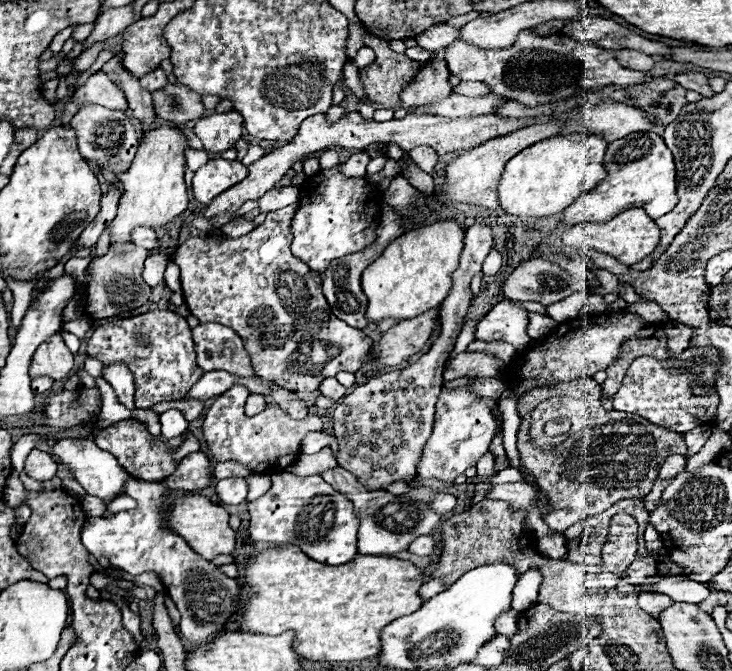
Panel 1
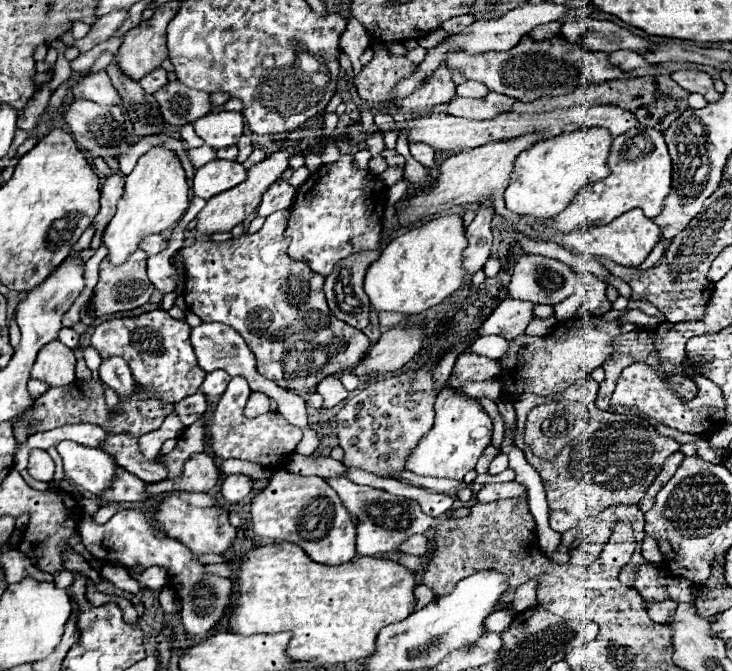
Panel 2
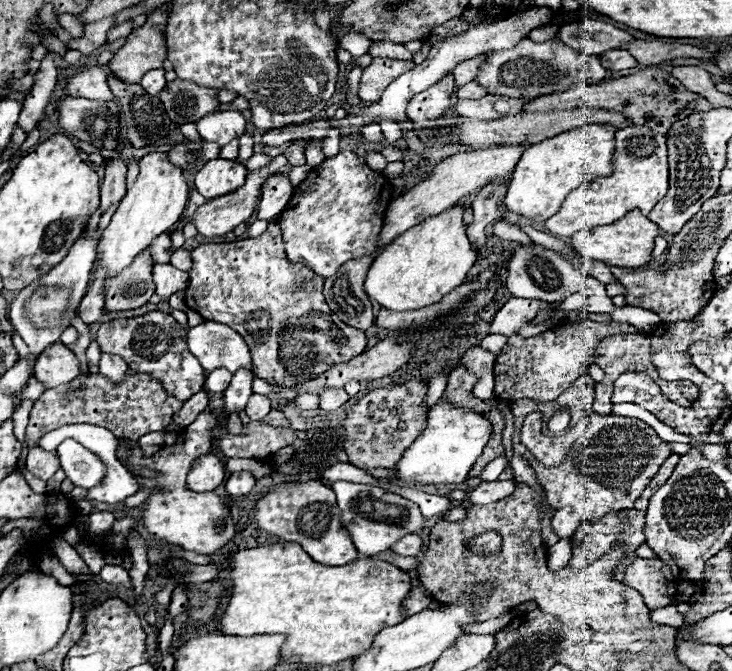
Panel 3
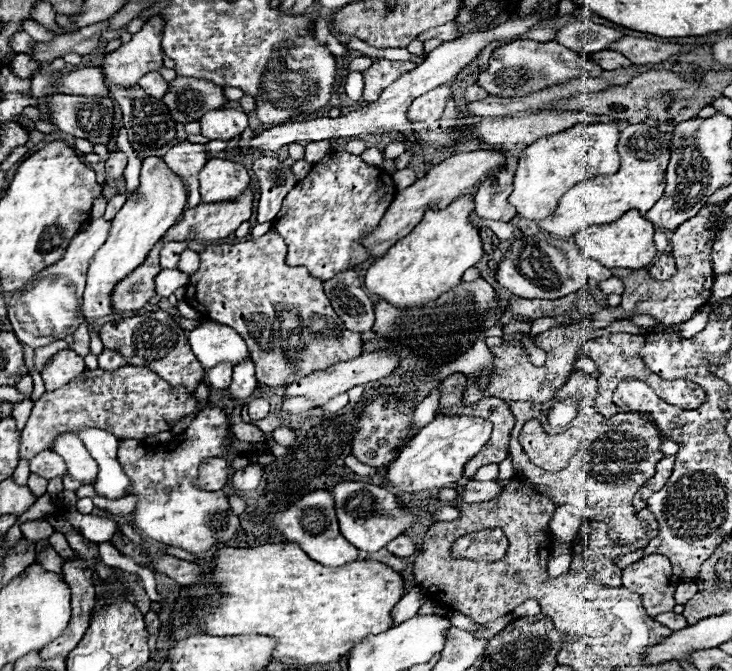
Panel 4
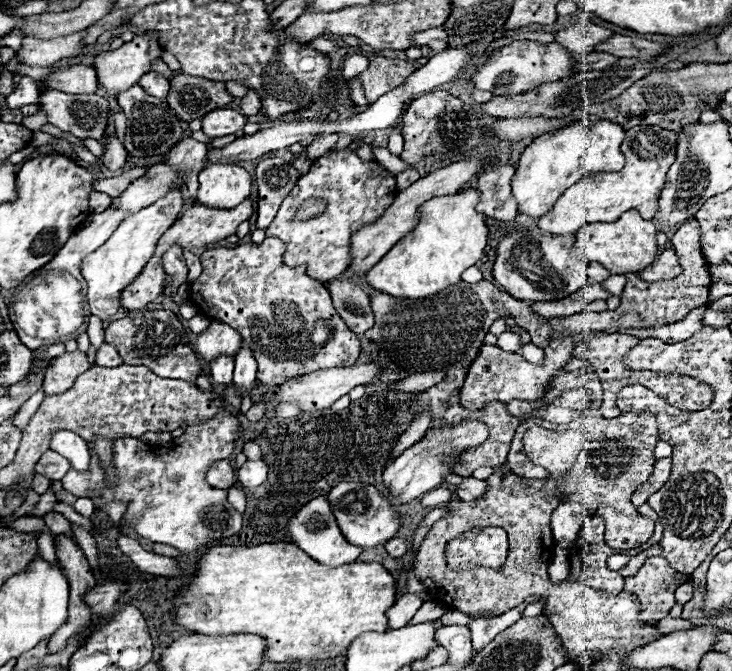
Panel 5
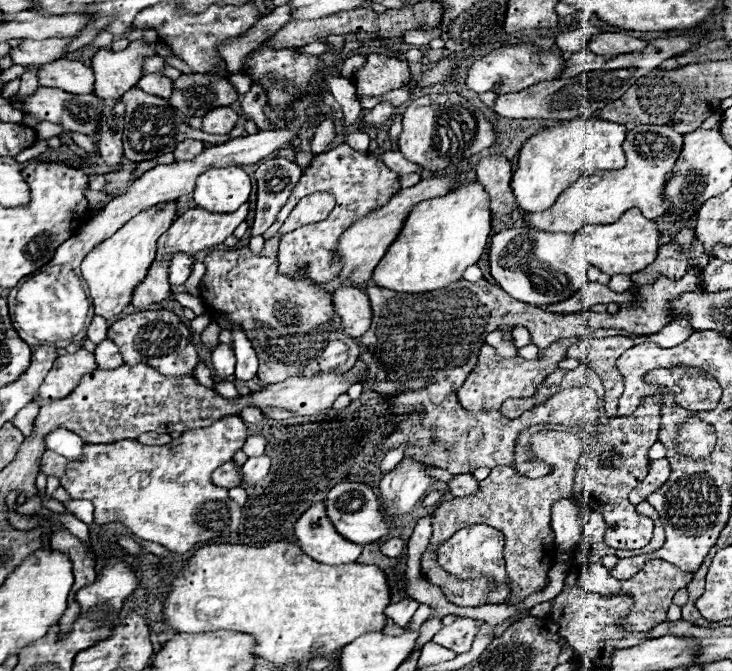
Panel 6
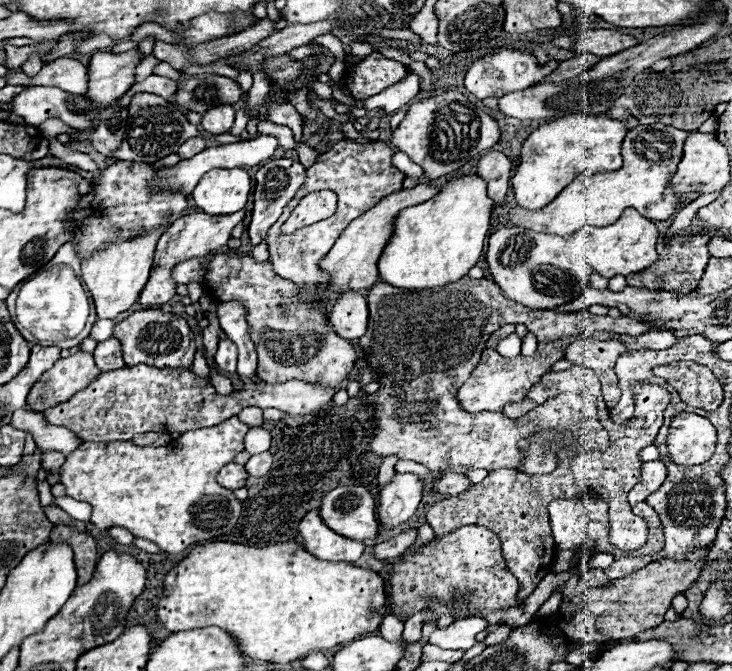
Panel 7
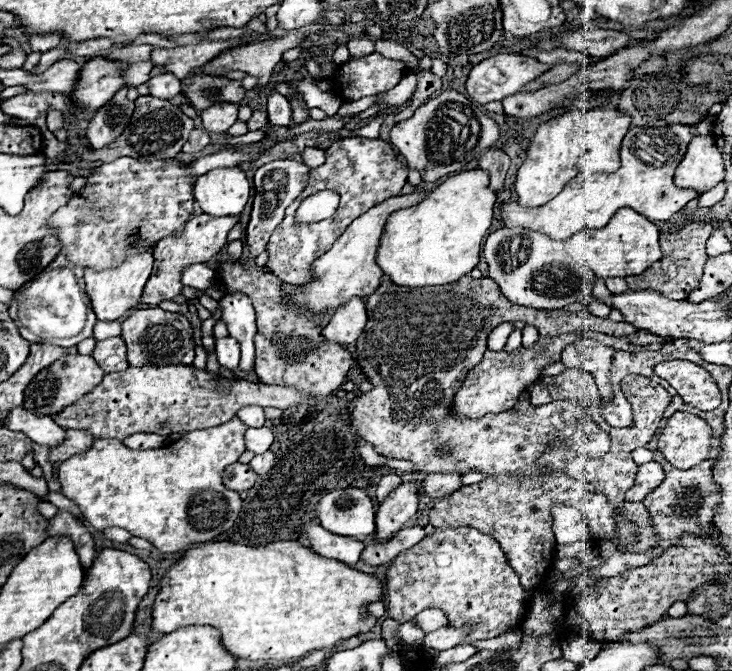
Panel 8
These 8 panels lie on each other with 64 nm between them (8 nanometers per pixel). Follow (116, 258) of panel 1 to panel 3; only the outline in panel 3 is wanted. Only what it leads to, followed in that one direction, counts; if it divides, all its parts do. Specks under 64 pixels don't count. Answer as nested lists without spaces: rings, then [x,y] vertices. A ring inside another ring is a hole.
[[[142,252],[132,266],[122,270],[118,276],[106,280],[106,312],[136,310],[144,306],[154,294],[152,270],[152,256],[148,252]]]

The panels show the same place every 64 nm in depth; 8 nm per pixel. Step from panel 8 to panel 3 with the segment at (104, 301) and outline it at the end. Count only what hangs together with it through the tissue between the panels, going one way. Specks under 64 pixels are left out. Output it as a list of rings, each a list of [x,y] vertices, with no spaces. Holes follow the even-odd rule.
[[[154,152],[146,154],[140,160],[140,174],[134,182],[134,186],[126,192],[122,198],[116,214],[112,216],[112,222],[102,232],[102,240],[98,244],[98,262],[94,266],[94,278],[88,286],[86,296],[82,298],[78,306],[78,316],[86,322],[98,322],[104,312],[104,280],[110,276],[116,276],[122,272],[122,268],[128,268],[138,254],[142,254],[150,240],[154,236],[168,232],[180,218],[188,202],[188,184],[184,180],[184,174],[180,168],[172,166],[168,162],[166,152]]]

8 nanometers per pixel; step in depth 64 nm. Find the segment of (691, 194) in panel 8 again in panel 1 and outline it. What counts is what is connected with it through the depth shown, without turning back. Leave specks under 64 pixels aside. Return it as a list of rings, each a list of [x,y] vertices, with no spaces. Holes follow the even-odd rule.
[[[634,132],[626,138],[610,142],[606,148],[604,168],[608,170],[608,176],[596,184],[592,192],[584,192],[562,212],[562,224],[566,228],[572,228],[580,222],[606,222],[630,208],[644,208],[646,214],[656,220],[674,208],[676,166],[662,136],[654,132]]]

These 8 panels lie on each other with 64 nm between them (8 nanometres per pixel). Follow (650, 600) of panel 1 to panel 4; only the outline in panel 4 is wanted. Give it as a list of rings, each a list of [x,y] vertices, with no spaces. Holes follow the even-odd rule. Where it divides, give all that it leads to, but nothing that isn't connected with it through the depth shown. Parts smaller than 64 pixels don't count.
[[[666,612],[666,614],[660,614],[656,616],[656,622],[660,622],[662,626],[670,628],[670,630],[678,630],[678,628],[686,628],[686,620],[682,614],[674,614],[674,612]]]

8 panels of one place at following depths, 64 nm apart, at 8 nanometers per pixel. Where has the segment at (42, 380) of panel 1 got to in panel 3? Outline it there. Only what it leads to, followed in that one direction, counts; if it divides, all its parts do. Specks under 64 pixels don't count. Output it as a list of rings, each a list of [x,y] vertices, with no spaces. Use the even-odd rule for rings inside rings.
[[[31,376],[28,381],[27,387],[23,392],[18,394],[18,398],[21,400],[31,399],[37,400],[40,395],[46,390],[46,387],[39,382],[34,376]]]

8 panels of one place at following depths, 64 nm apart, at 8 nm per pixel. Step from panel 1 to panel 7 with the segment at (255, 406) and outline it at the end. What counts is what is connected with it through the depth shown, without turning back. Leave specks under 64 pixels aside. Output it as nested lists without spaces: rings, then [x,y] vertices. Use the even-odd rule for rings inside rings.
[[[244,408],[244,410],[238,414],[238,418],[240,418],[244,424],[248,424],[248,426],[262,426],[262,422],[264,422],[260,408]]]

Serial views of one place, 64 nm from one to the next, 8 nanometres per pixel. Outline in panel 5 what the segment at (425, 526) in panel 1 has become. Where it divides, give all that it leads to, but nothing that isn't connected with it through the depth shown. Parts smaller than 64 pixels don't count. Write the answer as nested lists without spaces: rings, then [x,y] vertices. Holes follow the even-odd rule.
[[[340,482],[334,486],[328,494],[328,502],[332,506],[332,514],[338,522],[338,528],[342,530],[344,538],[350,544],[362,546],[362,548],[376,548],[384,546],[400,528],[398,514],[390,508],[386,496],[378,492],[378,488],[364,484],[364,482]]]

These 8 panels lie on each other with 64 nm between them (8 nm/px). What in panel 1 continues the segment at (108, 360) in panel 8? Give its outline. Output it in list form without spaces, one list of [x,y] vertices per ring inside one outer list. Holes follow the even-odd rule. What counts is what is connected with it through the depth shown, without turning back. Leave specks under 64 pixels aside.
[[[118,362],[104,366],[102,376],[114,388],[118,402],[124,404],[128,410],[134,410],[136,408],[134,406],[134,378],[132,378],[132,372],[124,366],[126,364],[118,364]]]

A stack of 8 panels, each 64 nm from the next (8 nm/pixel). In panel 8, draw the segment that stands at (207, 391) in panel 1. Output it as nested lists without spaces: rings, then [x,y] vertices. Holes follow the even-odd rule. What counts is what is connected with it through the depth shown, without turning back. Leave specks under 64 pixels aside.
[[[230,336],[218,338],[218,340],[216,340],[216,354],[218,354],[220,366],[224,366],[224,368],[228,368],[228,370],[238,368],[240,348],[238,348],[238,342],[236,342],[234,338],[230,338]]]

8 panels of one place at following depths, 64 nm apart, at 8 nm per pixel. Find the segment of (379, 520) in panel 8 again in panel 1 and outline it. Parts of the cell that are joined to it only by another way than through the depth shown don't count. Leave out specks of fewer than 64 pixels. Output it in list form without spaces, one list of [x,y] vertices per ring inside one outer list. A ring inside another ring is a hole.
[[[442,388],[436,404],[436,420],[432,428],[432,436],[426,440],[420,460],[416,464],[418,476],[422,478],[440,478],[446,482],[456,480],[460,474],[464,474],[466,468],[474,466],[482,454],[488,452],[492,436],[498,432],[500,424],[492,414],[492,408],[496,408],[496,400],[476,398],[466,388],[448,390]]]

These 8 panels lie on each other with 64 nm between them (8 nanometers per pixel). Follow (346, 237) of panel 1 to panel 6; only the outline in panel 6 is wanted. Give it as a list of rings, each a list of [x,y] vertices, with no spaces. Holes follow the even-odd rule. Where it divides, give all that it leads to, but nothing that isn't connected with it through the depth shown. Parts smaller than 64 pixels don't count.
[[[340,144],[336,148],[332,148],[330,152],[318,154],[314,156],[312,164],[304,170],[298,188],[292,190],[292,196],[288,198],[288,202],[282,206],[276,222],[264,232],[264,238],[274,238],[274,234],[278,234],[280,226],[284,224],[284,220],[288,218],[288,214],[292,212],[292,208],[298,204],[300,198],[312,194],[312,192],[330,192],[336,198],[336,206],[330,212],[330,216],[322,222],[316,224],[306,224],[302,228],[296,228],[290,234],[284,234],[280,238],[280,248],[278,248],[278,272],[286,274],[286,276],[300,276],[314,280],[318,284],[322,282],[330,282],[338,276],[340,264],[334,264],[334,246],[340,240],[342,232],[354,224],[356,220],[364,218],[368,212],[384,206],[396,192],[400,190],[400,174],[392,172],[374,152],[358,152],[354,148],[350,148],[348,144]]]

